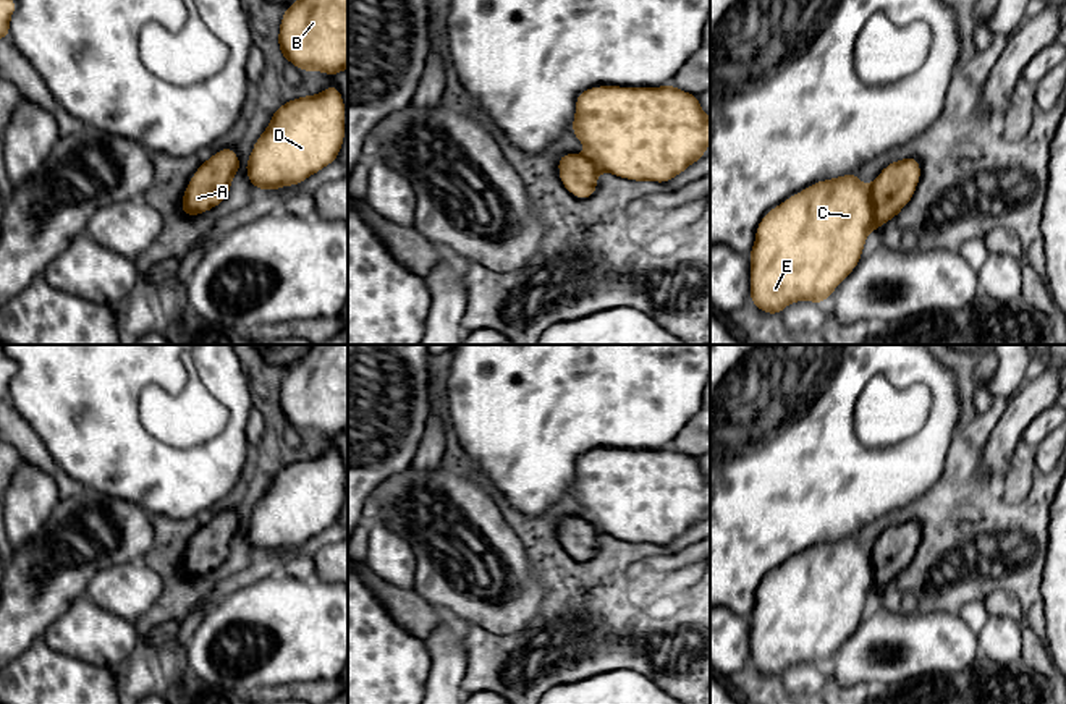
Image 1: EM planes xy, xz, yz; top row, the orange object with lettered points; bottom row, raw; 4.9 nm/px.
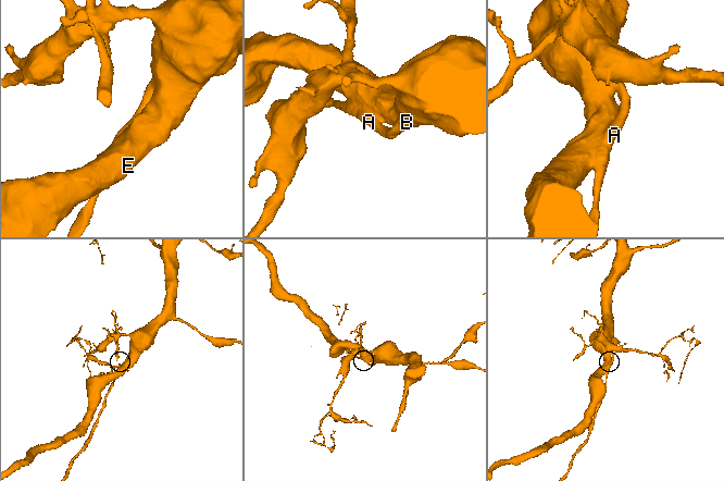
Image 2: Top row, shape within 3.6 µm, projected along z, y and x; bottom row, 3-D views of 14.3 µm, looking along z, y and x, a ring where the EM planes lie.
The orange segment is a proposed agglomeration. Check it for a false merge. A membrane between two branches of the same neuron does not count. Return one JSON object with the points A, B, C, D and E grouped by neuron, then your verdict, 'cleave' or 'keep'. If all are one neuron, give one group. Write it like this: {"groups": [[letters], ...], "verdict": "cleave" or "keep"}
{"groups": [["A", "B", "C", "D", "E"]], "verdict": "keep"}

